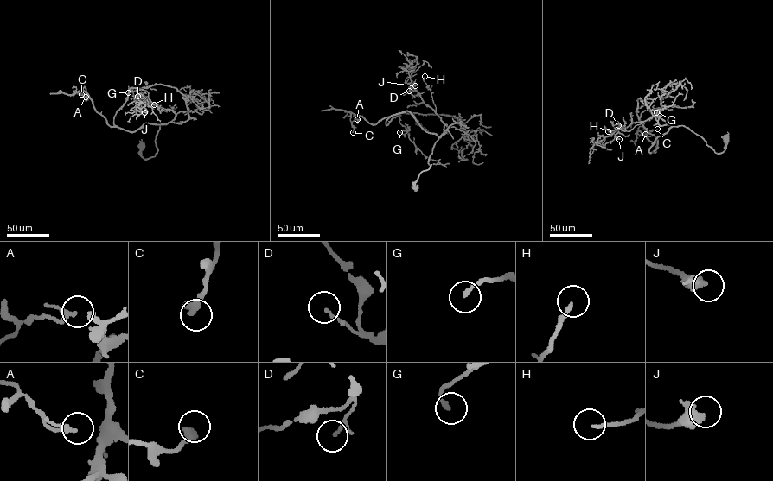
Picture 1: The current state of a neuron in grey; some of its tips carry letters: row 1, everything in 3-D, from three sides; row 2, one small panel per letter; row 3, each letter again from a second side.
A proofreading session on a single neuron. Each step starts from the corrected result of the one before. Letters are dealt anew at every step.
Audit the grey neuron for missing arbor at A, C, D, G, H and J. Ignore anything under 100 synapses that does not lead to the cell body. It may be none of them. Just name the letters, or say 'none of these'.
none of these

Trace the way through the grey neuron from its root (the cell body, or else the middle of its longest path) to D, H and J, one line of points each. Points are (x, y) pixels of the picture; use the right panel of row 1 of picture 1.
D: (725, 139), (725, 149), (718, 153), (688, 128), (672, 126), (659, 117), (651, 117), (622, 128), (618, 125)
H: (725, 139), (725, 149), (718, 153), (683, 125), (673, 126), (654, 117), (629, 131), (618, 129), (608, 131)
J: (725, 139), (725, 149), (718, 153), (683, 125), (673, 126), (654, 117), (618, 129), (615, 136), (619, 139)

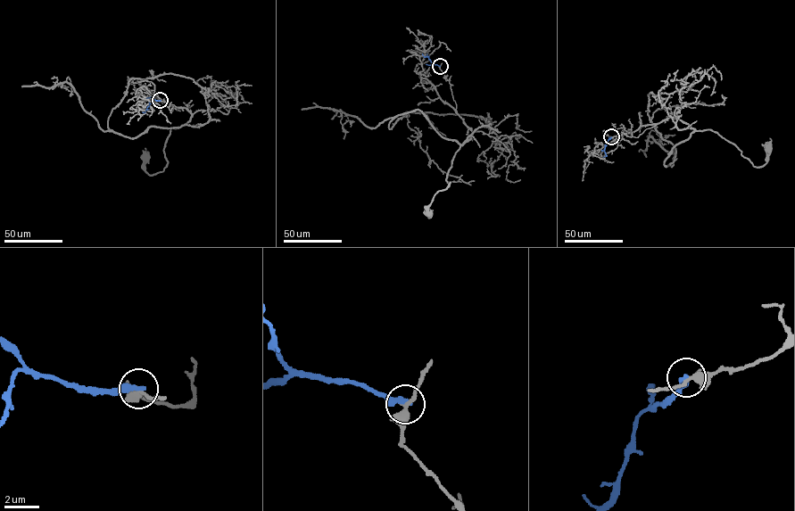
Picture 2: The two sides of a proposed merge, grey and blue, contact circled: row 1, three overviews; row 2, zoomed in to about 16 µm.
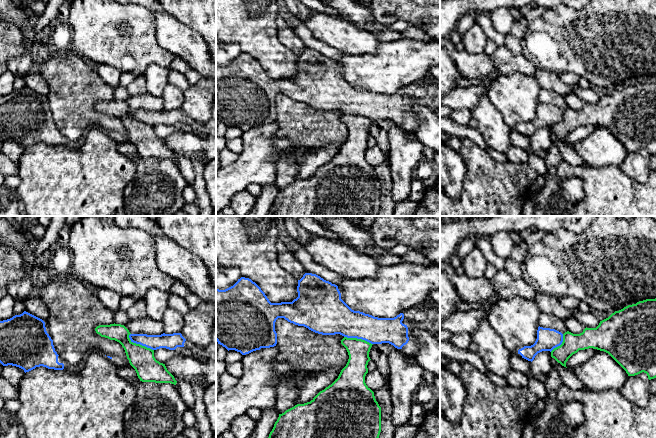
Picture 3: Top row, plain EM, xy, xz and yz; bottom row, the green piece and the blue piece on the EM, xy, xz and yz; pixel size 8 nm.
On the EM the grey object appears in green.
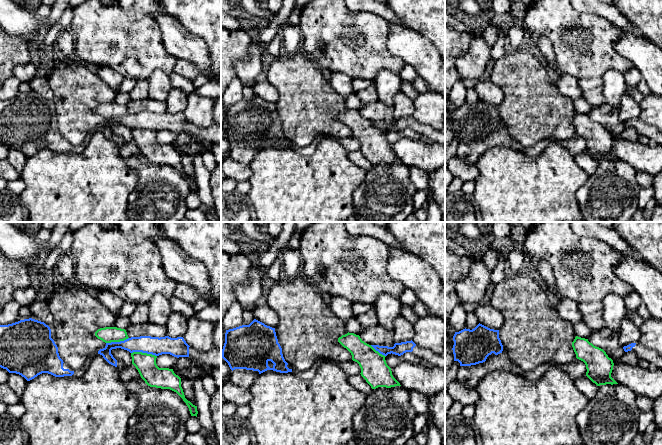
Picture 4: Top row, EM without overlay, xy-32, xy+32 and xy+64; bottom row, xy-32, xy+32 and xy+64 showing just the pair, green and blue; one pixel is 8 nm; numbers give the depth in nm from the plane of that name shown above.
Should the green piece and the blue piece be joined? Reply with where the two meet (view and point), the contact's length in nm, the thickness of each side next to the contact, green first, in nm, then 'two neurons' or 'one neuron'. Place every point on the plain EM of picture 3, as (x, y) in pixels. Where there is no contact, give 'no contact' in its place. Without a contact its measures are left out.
xy (139, 120) | 240 nm | 200/130 nm | two neurons

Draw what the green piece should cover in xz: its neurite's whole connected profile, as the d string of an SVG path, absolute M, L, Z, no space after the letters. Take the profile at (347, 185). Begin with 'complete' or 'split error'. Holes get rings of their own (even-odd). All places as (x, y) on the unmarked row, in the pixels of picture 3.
complete; M347 113L341 116L341 120L346 124L349 135L338 154L310 178L297 180L279 190L268 216L378 216L381 208L381 183L375 175L374 168L365 159L367 141L371 136L369 128L373 120Z

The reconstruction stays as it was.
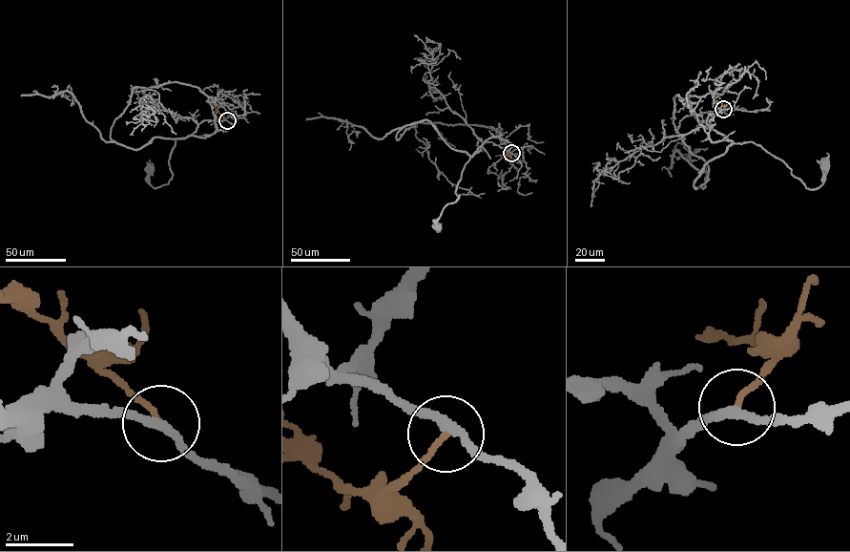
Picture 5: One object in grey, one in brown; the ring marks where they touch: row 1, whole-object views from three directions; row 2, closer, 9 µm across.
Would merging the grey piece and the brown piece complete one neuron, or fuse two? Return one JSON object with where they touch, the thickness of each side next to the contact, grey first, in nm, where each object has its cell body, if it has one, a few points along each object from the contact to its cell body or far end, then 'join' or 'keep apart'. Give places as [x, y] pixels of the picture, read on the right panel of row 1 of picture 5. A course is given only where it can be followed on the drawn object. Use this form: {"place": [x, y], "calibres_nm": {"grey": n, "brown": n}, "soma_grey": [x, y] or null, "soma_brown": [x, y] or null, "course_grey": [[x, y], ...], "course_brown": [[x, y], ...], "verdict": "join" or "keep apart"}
{"place": [723, 109], "calibres_nm": {"grey": 260, "brown": 140}, "soma_grey": [824, 164], "soma_brown": null, "course_grey": [[723, 109], [709, 120], [712, 128], [734, 142], [759, 144], [806, 187], [822, 184], [824, 165]], "course_brown": [[723, 109], [719, 95]], "verdict": "join"}

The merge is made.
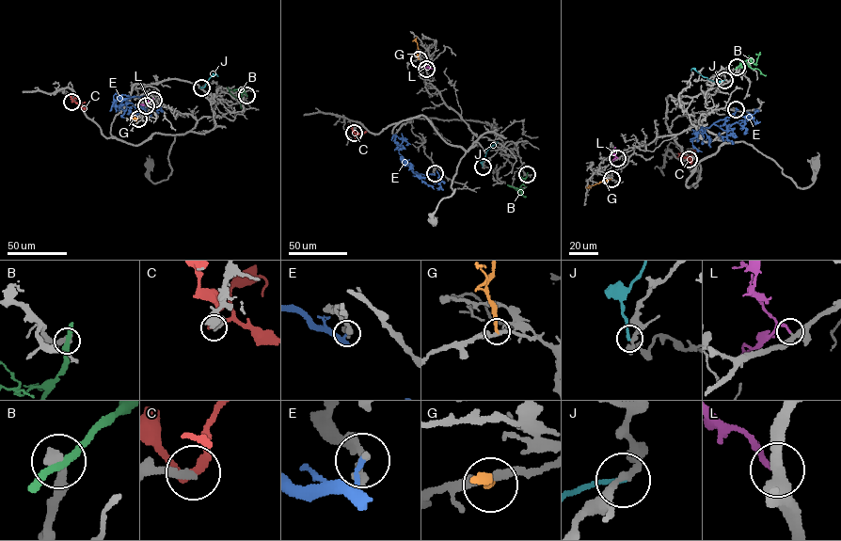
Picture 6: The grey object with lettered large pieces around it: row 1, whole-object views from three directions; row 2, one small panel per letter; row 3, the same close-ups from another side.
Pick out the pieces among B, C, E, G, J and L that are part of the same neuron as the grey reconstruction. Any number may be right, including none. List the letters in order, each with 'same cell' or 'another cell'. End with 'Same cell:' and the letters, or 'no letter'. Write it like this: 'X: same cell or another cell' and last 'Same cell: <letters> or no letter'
B: another cell
C: another cell
E: another cell
G: another cell
J: another cell
L: same cell
Same cell: L

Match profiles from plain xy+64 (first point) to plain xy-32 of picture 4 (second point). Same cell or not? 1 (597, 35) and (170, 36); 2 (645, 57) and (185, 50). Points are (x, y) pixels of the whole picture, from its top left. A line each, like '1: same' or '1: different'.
1: different
2: same

